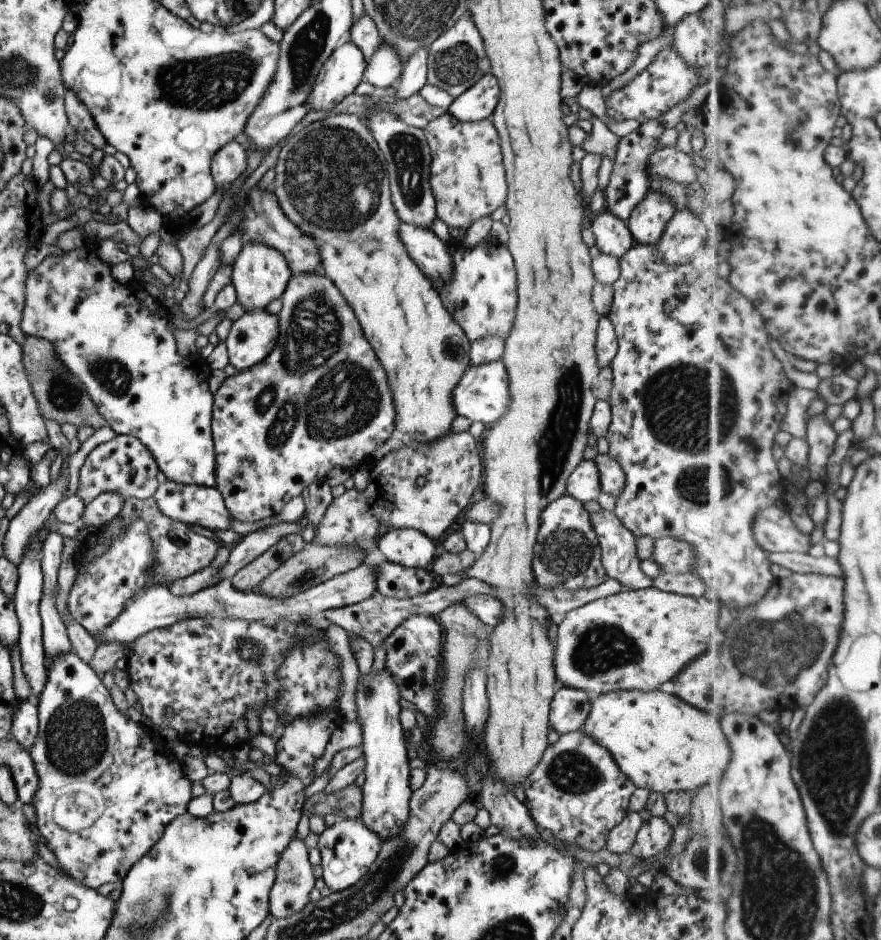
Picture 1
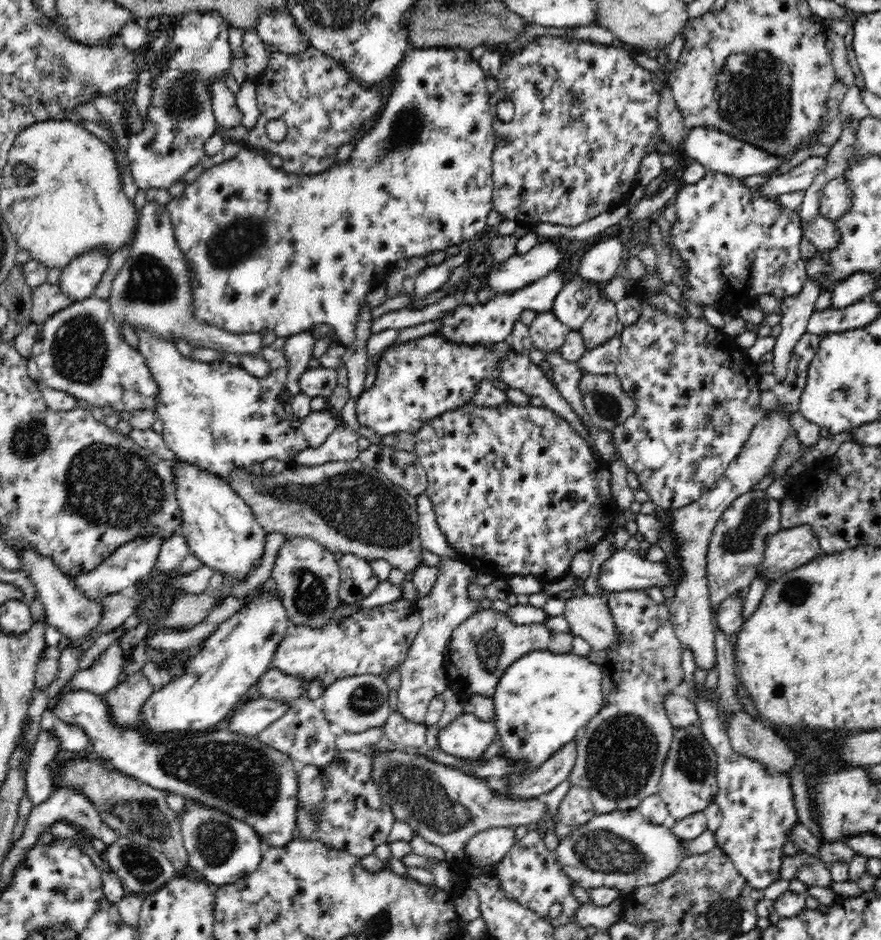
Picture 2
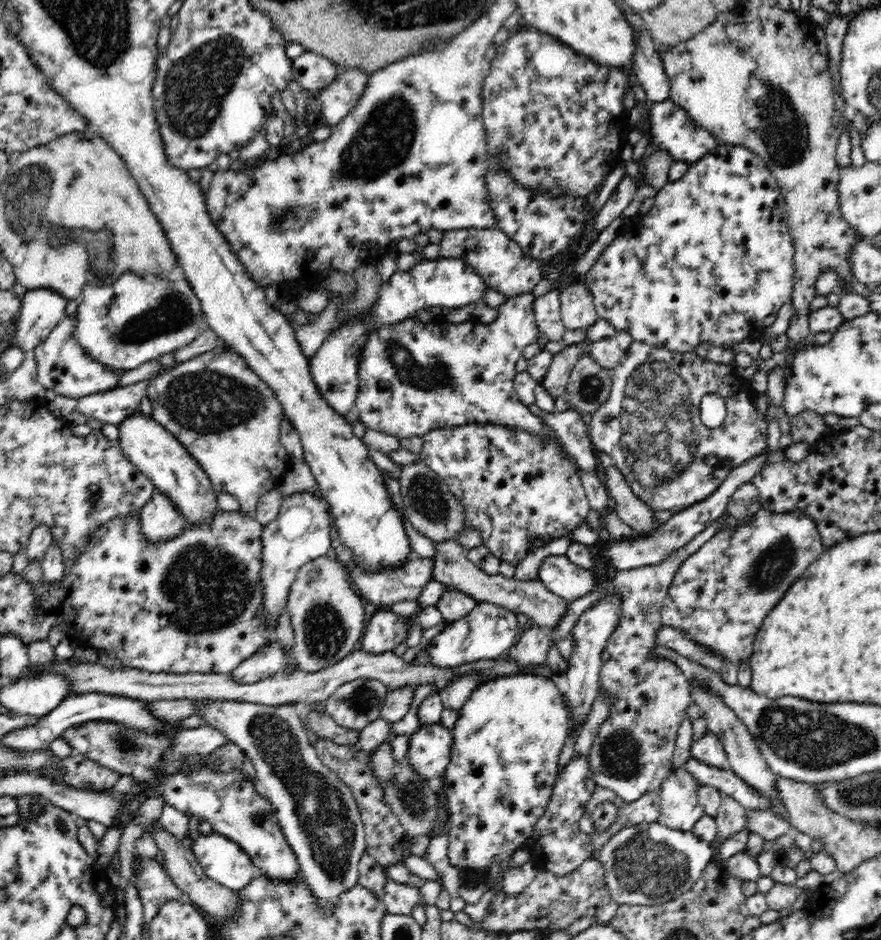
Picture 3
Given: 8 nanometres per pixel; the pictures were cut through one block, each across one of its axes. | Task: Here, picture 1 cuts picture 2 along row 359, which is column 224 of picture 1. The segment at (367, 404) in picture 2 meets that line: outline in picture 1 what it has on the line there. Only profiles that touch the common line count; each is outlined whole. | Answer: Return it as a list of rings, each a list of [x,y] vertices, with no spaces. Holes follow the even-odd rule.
[[[322,274],[292,275],[281,299],[283,300],[283,307],[277,314],[278,322],[280,322],[278,324],[280,334],[278,334],[276,346],[270,351],[266,360],[259,362],[252,368],[226,377],[219,390],[213,394],[211,432],[216,455],[215,487],[220,491],[228,512],[234,516],[234,519],[242,520],[242,522],[258,522],[258,520],[270,518],[272,514],[277,514],[295,496],[300,496],[308,486],[315,482],[323,482],[333,468],[340,467],[351,471],[360,464],[371,463],[373,452],[390,438],[390,434],[394,430],[396,411],[394,410],[394,398],[392,398],[392,390],[388,384],[386,371],[378,362],[374,349],[370,348],[370,343],[366,340],[354,310],[352,310],[349,302],[346,302],[334,282]]]

